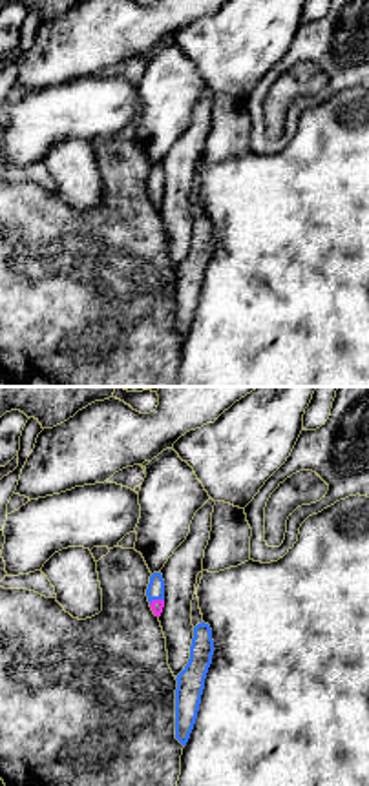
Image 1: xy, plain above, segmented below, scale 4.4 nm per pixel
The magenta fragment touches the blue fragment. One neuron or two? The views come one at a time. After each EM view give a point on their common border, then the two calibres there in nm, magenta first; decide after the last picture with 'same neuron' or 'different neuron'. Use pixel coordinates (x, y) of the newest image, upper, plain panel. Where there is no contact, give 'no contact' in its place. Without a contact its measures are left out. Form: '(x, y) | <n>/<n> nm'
(156, 192) | 50/80 nm

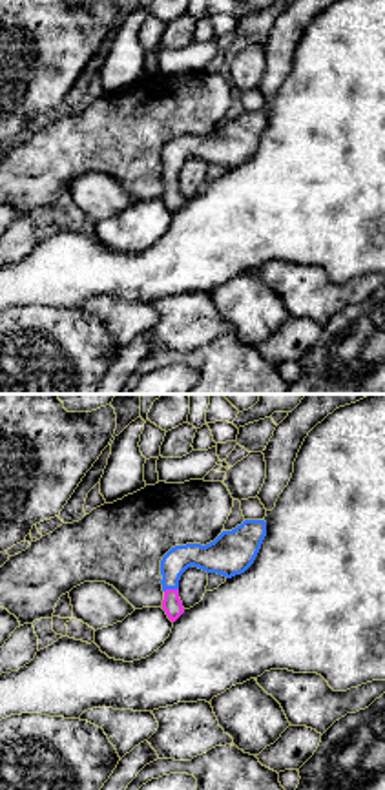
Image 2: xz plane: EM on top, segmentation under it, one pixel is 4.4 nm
(170, 181) | 90/140 nm

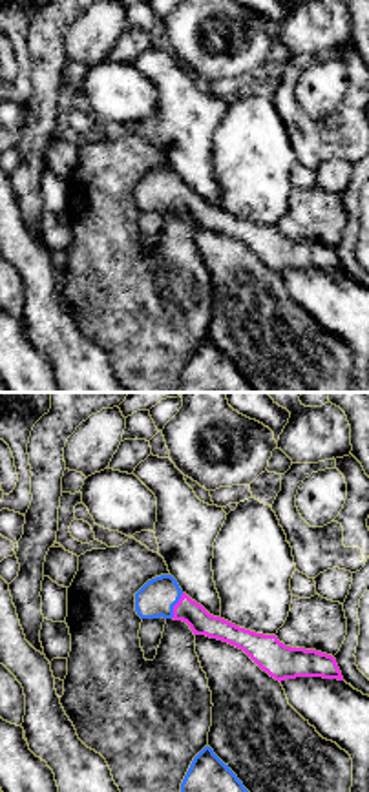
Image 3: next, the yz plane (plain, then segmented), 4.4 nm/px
(174, 198) | 110/160 nm

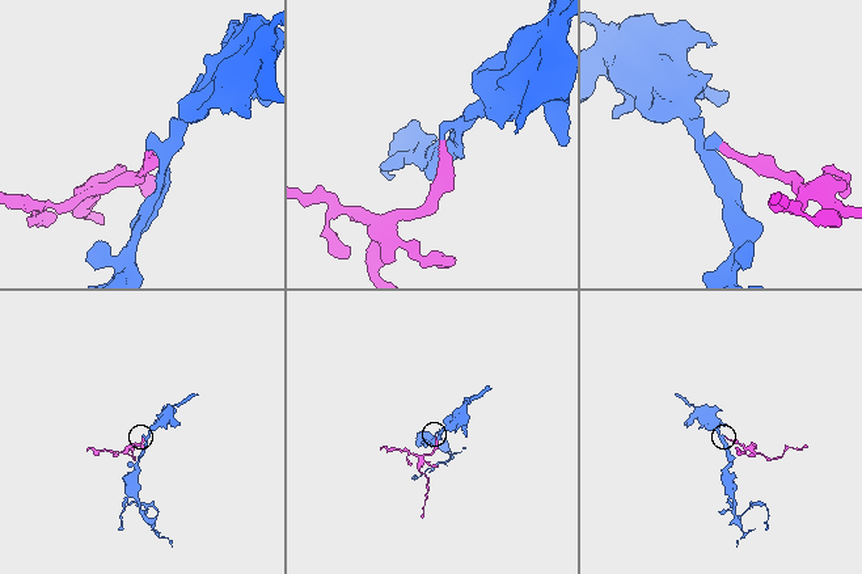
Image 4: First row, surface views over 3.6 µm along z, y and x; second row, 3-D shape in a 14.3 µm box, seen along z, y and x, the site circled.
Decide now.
same neuron

